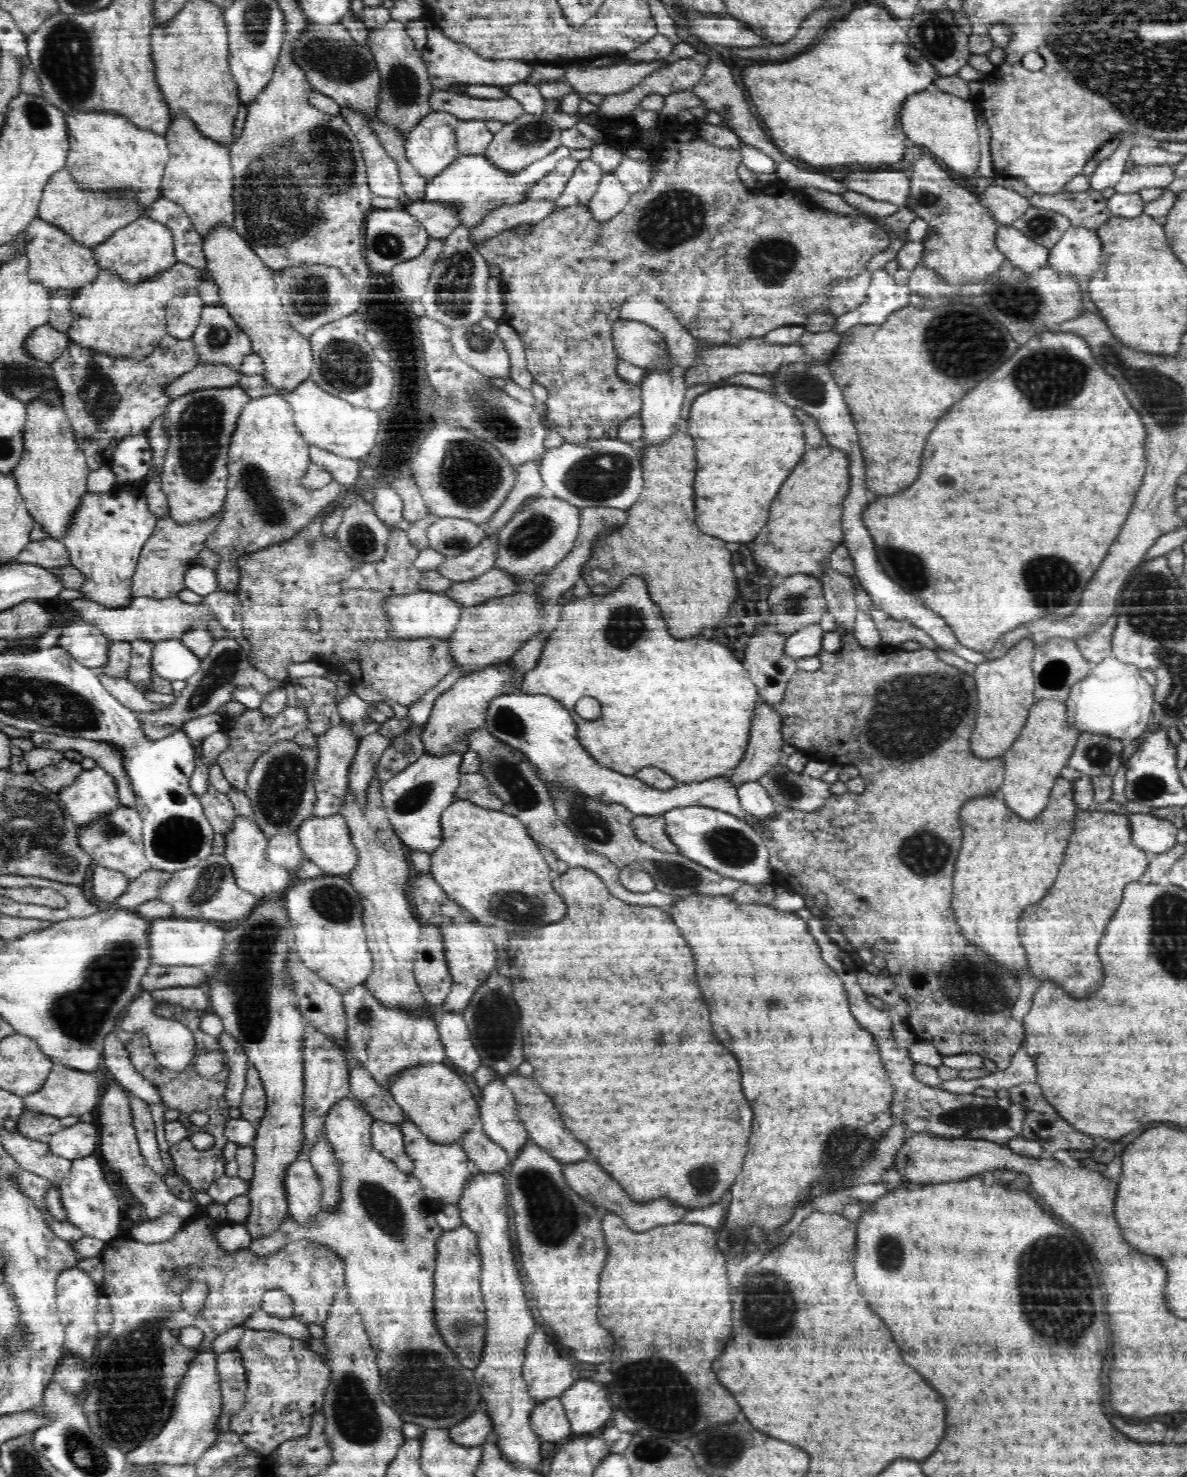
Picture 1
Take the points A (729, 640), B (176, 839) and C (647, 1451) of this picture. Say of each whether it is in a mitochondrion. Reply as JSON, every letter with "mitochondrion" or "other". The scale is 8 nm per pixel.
{"A":"other","B":"mitochondrion","C":"mitochondrion"}

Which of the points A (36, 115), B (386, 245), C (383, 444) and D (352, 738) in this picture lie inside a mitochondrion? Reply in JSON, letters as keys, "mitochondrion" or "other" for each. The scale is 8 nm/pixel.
{"A":"mitochondrion","B":"mitochondrion","C":"other","D":"other"}

